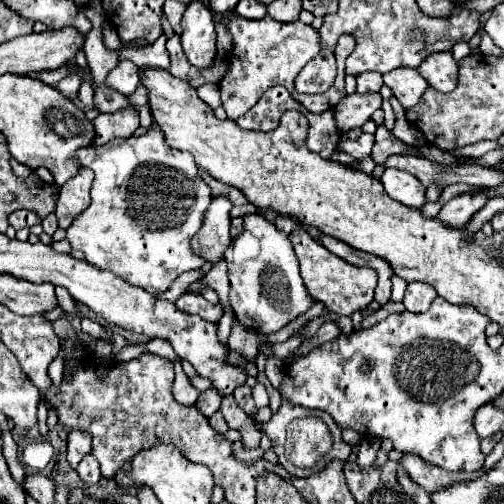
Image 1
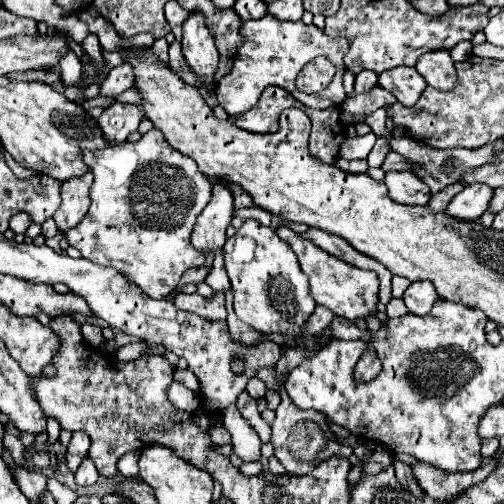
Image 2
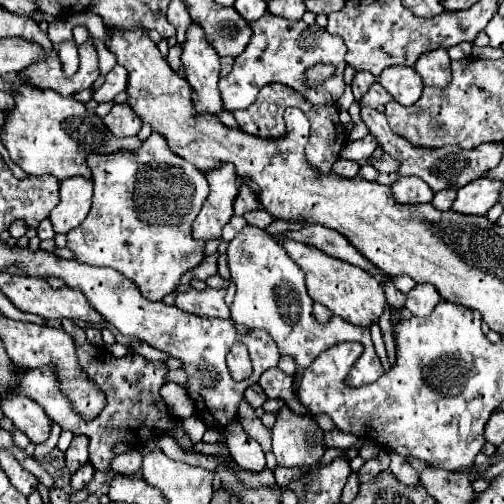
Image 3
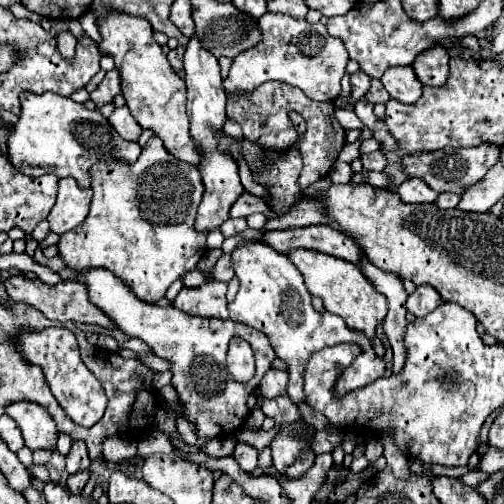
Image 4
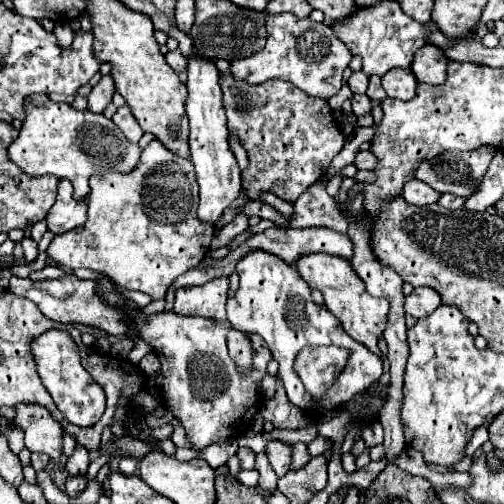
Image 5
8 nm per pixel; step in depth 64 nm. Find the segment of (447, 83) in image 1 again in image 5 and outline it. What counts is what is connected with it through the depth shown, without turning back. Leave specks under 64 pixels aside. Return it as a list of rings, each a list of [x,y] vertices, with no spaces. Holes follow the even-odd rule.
[[[426,44],[424,48],[420,48],[420,52],[416,52],[410,68],[418,82],[438,86],[444,84],[446,80],[446,64],[448,64],[446,54],[438,46]]]

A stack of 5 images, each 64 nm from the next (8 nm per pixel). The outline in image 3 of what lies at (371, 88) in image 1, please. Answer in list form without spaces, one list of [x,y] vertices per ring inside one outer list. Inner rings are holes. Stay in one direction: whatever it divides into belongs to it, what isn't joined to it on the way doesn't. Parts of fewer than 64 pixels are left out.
[[[358,72],[352,80],[352,92],[354,92],[354,98],[358,100],[360,94],[366,94],[368,88],[376,82],[376,78],[370,74],[370,72]]]

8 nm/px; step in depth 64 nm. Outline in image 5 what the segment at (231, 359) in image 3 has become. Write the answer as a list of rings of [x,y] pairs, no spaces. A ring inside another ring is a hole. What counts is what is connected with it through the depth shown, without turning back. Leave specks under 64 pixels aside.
[[[235,329],[227,334],[228,352],[241,373],[249,373],[252,367],[252,347],[249,337]]]

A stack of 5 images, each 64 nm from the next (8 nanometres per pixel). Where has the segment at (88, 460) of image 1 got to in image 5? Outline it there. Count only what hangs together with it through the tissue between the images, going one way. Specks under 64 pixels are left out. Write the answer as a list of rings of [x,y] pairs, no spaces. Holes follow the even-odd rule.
[[[70,476],[70,478],[66,480],[64,492],[74,498],[74,496],[78,496],[78,494],[86,488],[86,484],[88,484],[88,478],[86,478],[86,476]]]

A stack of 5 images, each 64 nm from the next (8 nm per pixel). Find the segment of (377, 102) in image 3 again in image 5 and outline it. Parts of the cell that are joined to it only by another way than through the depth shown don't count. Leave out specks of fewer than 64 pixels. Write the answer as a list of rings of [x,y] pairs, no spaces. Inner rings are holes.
[[[372,76],[372,78],[370,78],[370,88],[368,88],[366,96],[368,96],[370,100],[384,100],[384,98],[386,98],[386,92],[384,92],[384,88],[382,88],[382,84],[380,84],[380,76]]]

